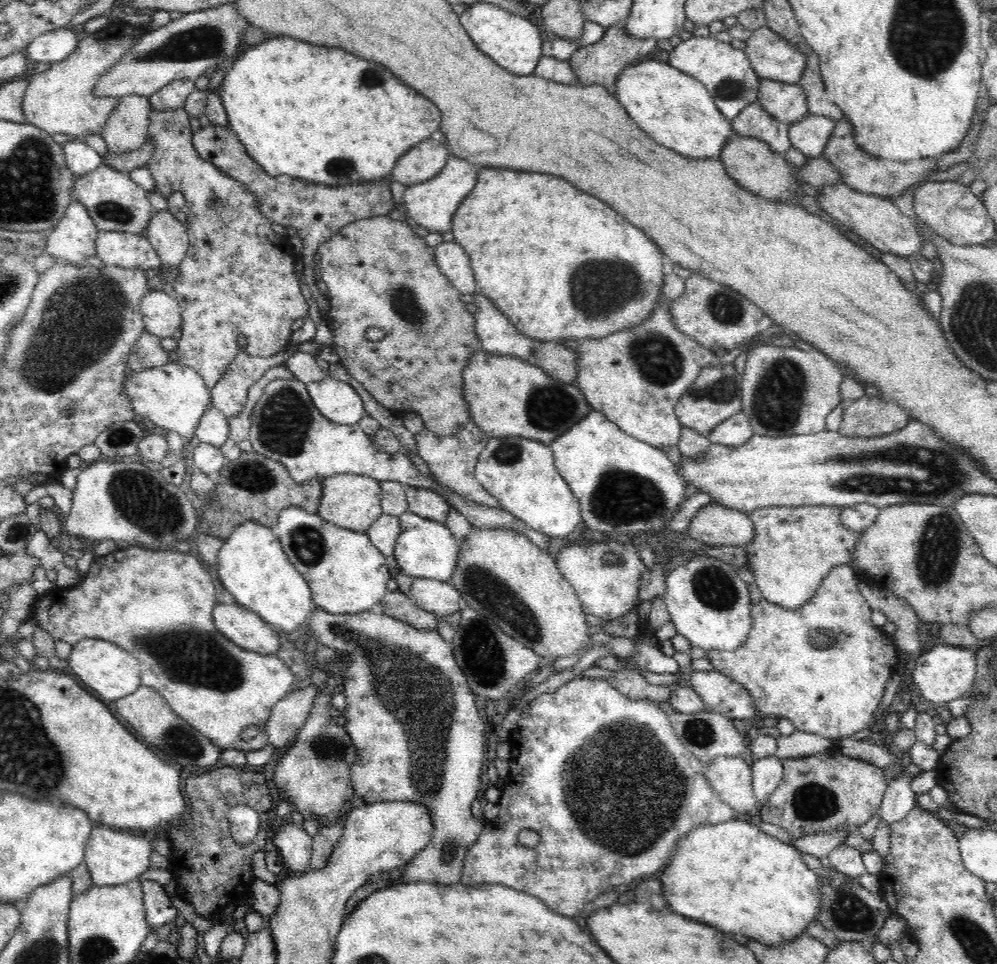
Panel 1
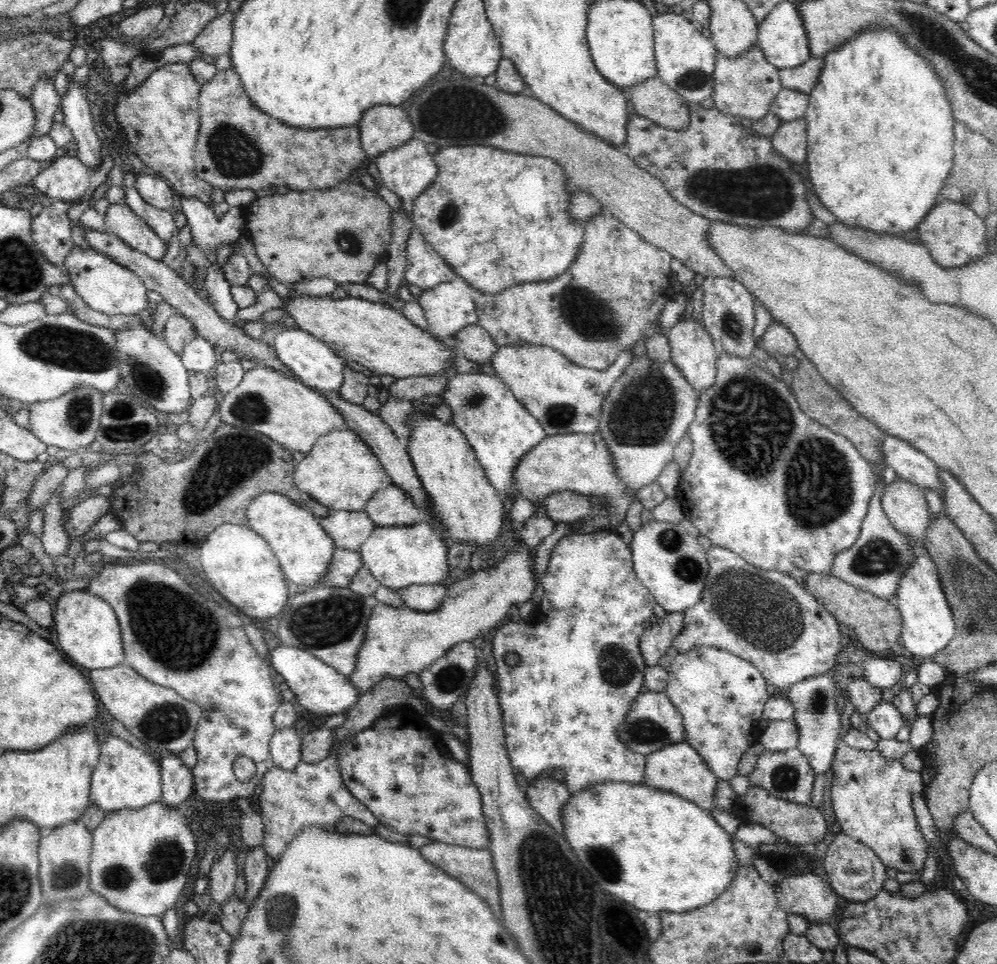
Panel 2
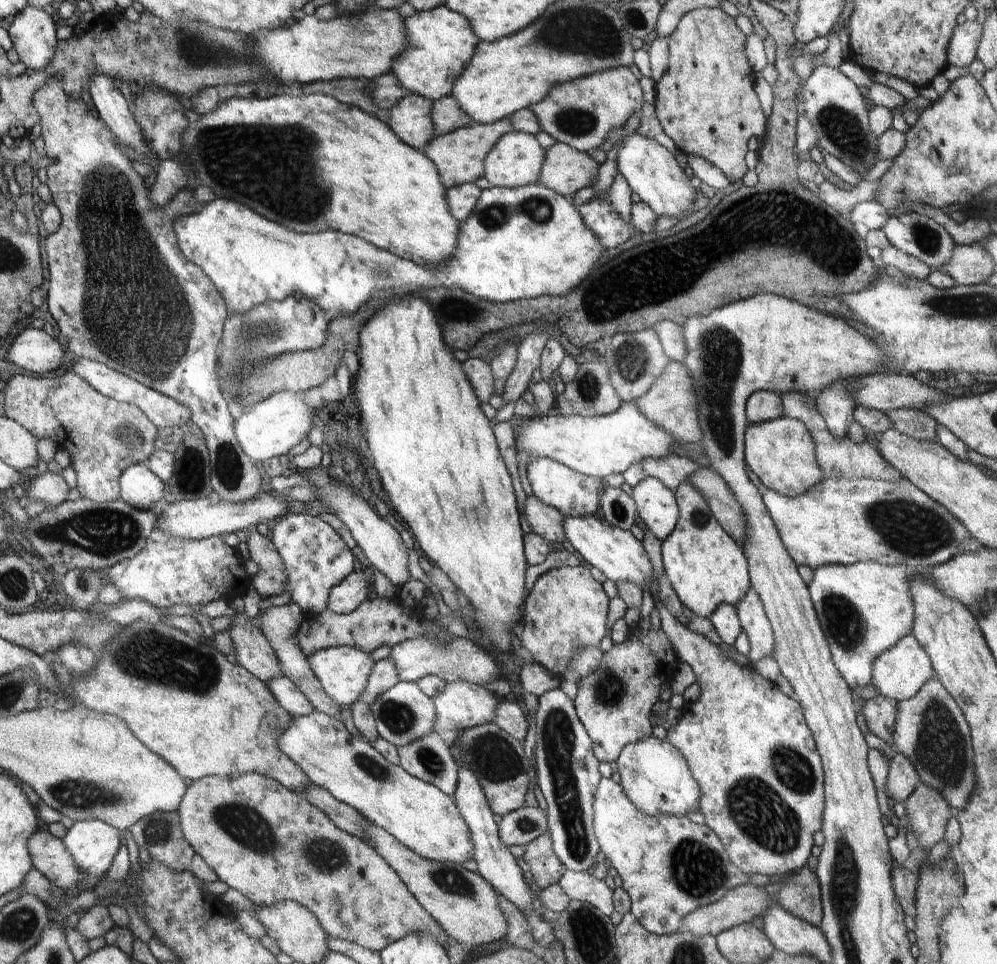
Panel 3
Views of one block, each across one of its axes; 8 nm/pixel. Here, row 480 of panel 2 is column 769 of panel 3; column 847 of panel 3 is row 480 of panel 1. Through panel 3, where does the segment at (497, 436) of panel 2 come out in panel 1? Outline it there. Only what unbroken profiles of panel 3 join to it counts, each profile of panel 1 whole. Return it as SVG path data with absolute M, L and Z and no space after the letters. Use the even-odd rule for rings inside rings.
M520 437L490 438L475 464L475 477L504 511L551 538L566 537L583 520L578 500L555 467L552 449L542 442Z

